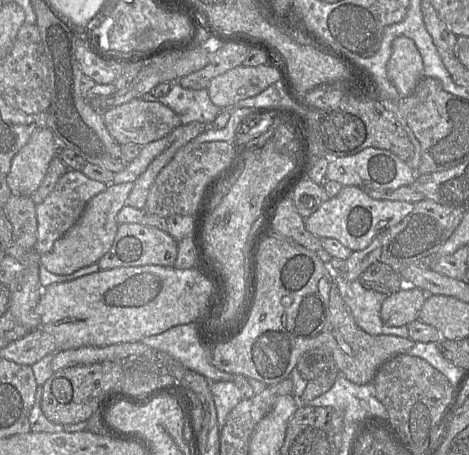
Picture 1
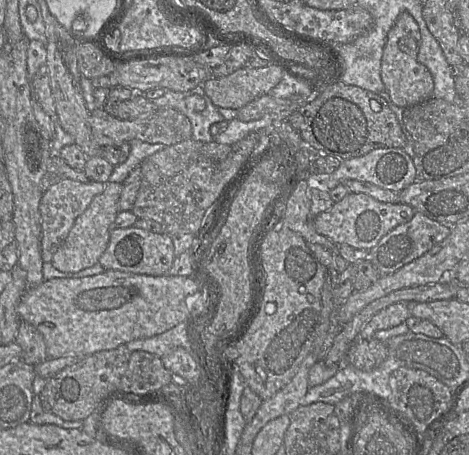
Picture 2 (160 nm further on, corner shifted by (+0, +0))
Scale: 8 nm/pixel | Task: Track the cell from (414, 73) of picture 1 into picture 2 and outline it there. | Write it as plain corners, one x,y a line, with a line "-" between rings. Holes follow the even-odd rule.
402,12
386,38
381,62
381,79
392,103
407,108
433,97
434,81
429,70
417,60
421,36
419,26
408,13

